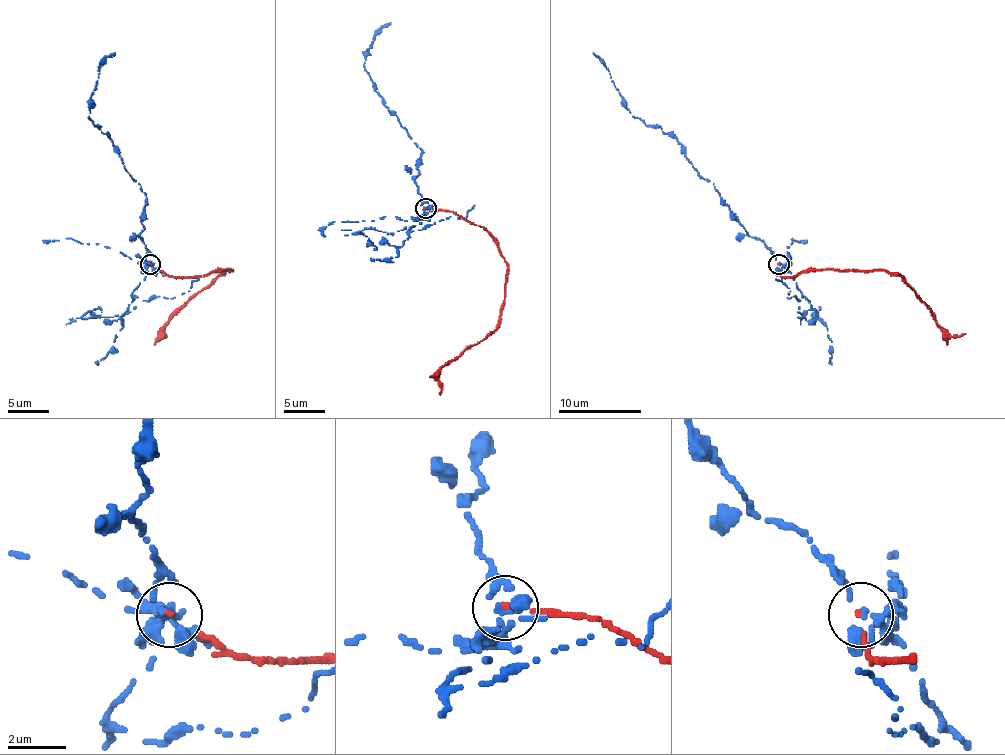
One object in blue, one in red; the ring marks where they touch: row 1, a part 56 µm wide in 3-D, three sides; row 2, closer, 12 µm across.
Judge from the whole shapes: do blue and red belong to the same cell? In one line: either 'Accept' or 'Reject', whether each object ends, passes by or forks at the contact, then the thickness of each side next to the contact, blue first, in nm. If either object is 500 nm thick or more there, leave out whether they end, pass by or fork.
Reject. At the ring blue forks. At the ring red ends. Thickness 130 nm (blue) against 130 nm

